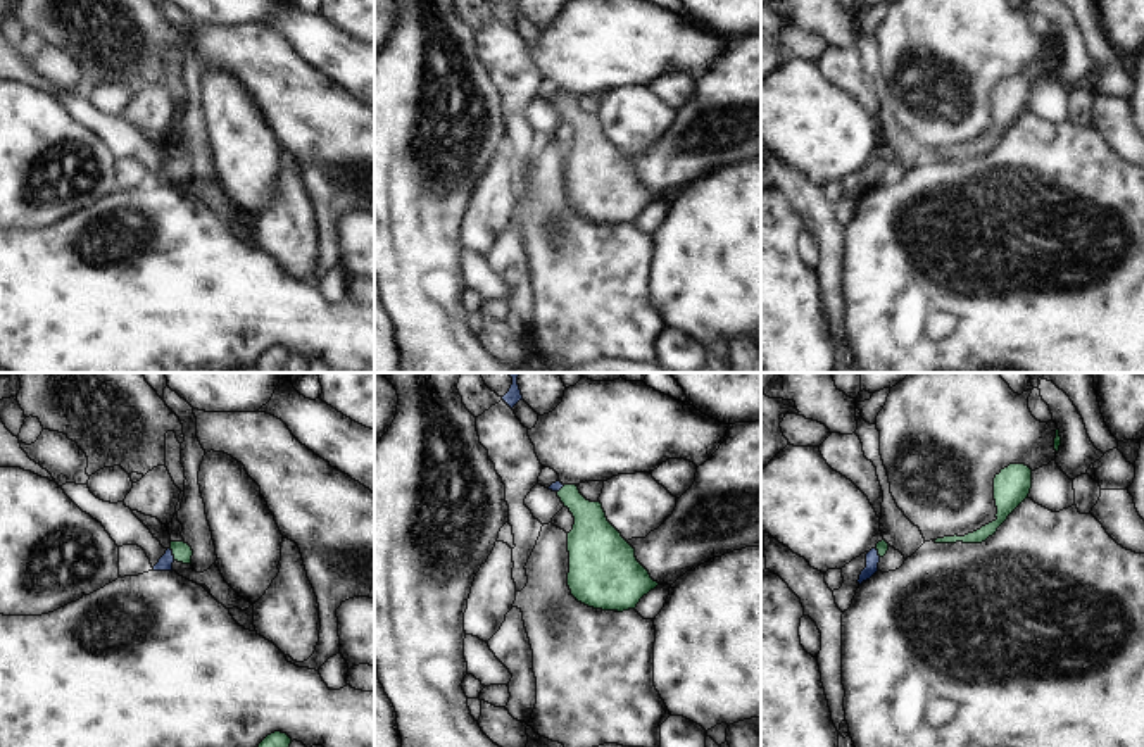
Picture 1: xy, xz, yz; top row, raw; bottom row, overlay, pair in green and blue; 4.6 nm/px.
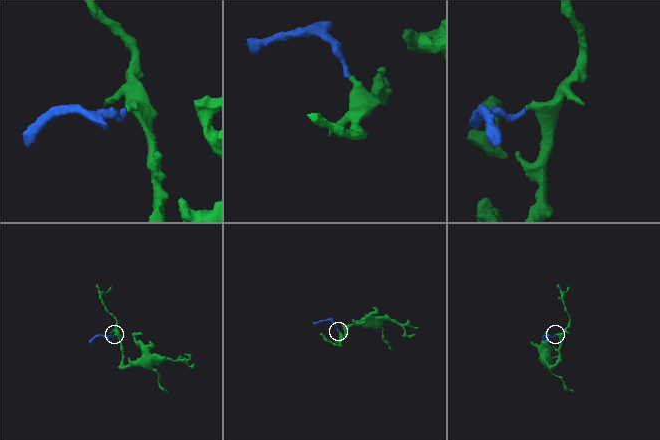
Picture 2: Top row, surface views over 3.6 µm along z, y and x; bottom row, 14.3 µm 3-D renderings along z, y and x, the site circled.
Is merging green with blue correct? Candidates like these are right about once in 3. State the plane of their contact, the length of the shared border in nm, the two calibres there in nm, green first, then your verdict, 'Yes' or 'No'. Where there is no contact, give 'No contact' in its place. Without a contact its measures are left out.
Touches green in xy. Shared border 70 nm. Thickness 90 nm (green) against 70 nm. Yes.

